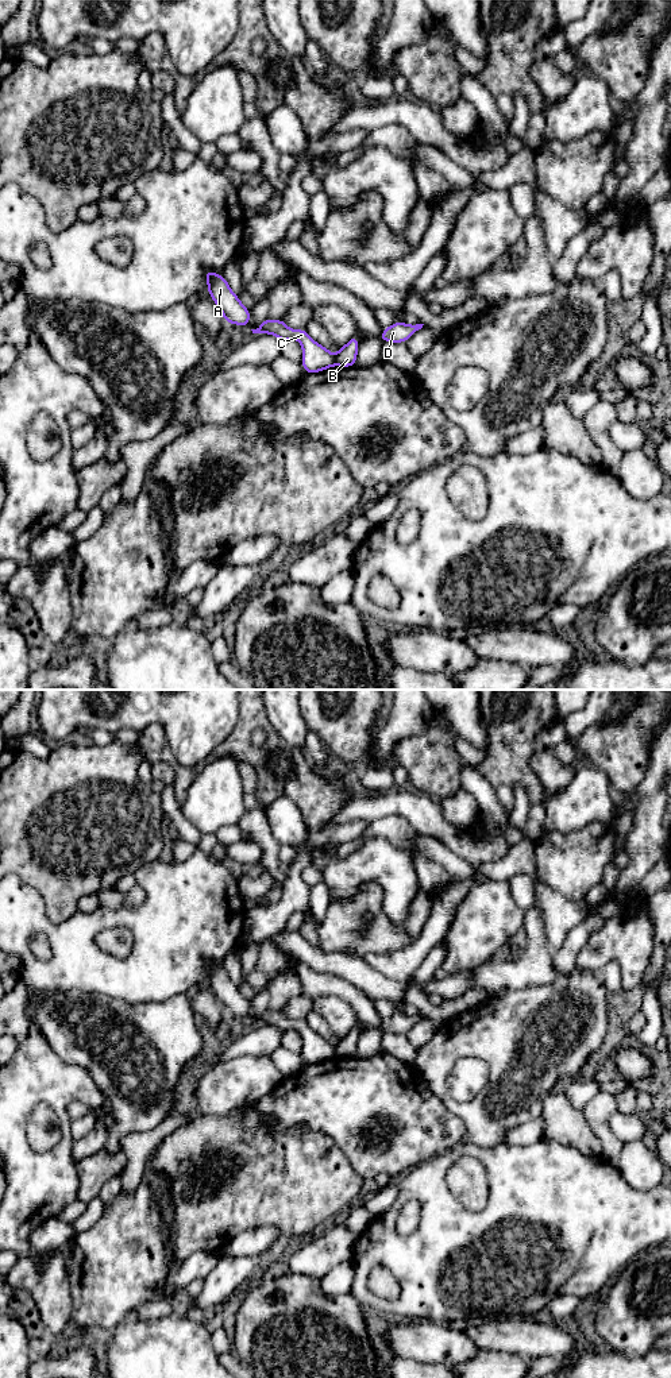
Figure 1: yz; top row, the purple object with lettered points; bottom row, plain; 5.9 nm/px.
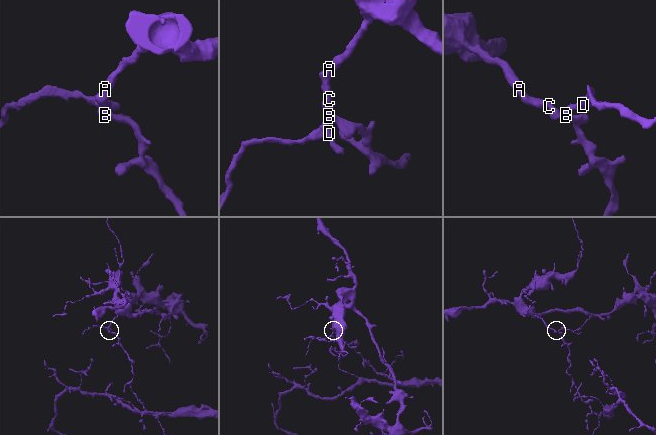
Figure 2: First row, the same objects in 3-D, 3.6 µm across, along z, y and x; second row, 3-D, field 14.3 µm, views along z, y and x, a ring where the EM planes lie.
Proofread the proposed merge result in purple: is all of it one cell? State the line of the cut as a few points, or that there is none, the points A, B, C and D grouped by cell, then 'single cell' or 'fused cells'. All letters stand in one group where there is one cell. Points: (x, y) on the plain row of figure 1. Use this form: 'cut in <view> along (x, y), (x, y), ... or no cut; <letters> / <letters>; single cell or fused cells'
cut in yz along (334, 1048), (336, 1054); A C / B D; fused cells

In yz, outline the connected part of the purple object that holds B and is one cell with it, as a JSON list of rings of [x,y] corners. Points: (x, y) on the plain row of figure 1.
[[[352,1027],[344,1038],[338,1041],[338,1046],[335,1047],[336,1057],[340,1058],[355,1057],[358,1039],[359,1039],[359,1030],[356,1027]]]

